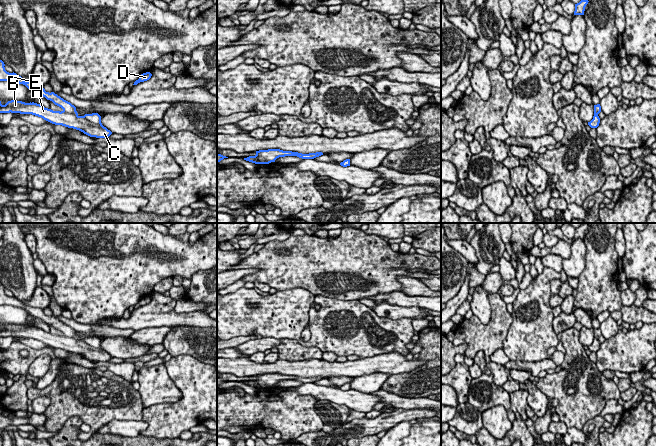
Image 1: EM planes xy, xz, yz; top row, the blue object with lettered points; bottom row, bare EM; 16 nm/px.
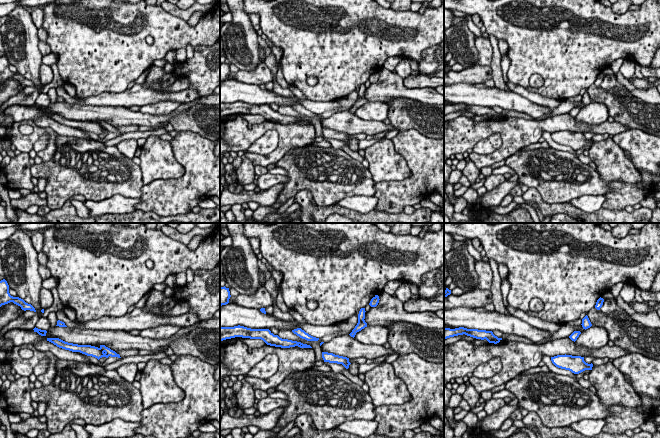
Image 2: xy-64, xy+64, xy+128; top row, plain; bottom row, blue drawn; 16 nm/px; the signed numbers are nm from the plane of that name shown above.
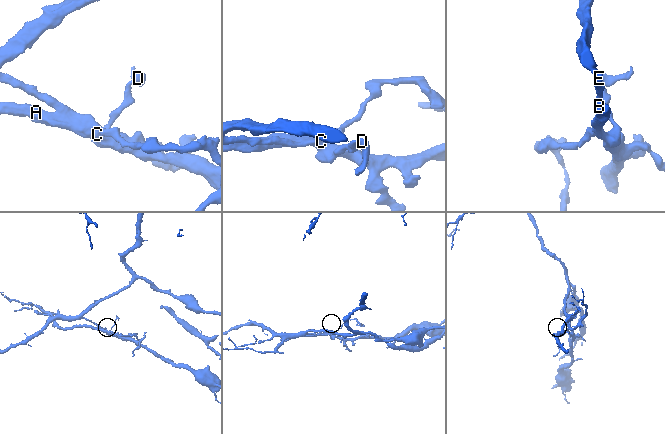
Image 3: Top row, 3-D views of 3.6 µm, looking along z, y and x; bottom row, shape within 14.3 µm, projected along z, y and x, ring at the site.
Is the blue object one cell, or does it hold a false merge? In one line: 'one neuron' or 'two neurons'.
two neurons

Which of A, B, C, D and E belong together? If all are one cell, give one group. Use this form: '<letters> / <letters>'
A B C D / E

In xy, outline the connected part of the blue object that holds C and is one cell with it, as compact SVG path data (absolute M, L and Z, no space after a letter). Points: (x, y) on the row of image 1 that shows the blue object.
M11 100L5 105L2 105L0 101L0 113L10 112L32 114L41 117L52 124L79 130L90 137L108 138L112 134L112 132L103 125L94 124L83 116L77 117L73 114L65 112L64 110L61 112L53 111L34 102L25 103L22 101Z

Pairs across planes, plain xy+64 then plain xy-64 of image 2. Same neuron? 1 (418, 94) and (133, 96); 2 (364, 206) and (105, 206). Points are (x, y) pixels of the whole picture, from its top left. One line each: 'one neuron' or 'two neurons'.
1: one neuron
2: one neuron

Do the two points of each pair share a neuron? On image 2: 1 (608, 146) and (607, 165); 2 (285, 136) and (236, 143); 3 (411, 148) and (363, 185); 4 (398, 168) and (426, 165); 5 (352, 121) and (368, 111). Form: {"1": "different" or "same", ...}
{"1": "same", "2": "same", "3": "different", "4": "different", "5": "different"}

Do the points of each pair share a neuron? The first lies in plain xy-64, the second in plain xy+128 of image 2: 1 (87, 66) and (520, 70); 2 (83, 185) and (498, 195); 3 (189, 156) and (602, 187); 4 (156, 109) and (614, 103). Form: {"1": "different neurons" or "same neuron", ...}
{"1": "same neuron", "2": "different neurons", "3": "different neurons", "4": "different neurons"}

